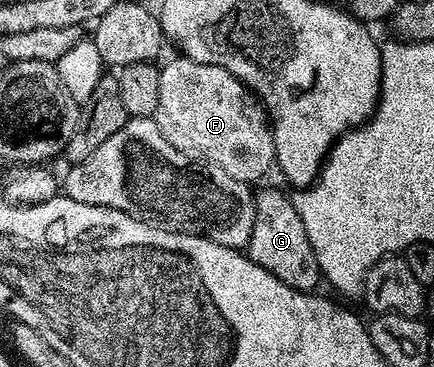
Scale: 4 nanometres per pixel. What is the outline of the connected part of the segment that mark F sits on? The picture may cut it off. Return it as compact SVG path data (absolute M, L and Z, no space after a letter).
M183 54L176 55L168 65L160 68L158 106L154 117L158 130L162 130L166 142L170 142L170 146L180 152L187 152L189 156L214 166L222 166L222 170L226 170L230 178L249 186L255 185L255 180L260 180L268 171L273 171L276 163L272 125L264 105L243 80L230 74L230 70L194 62Z

